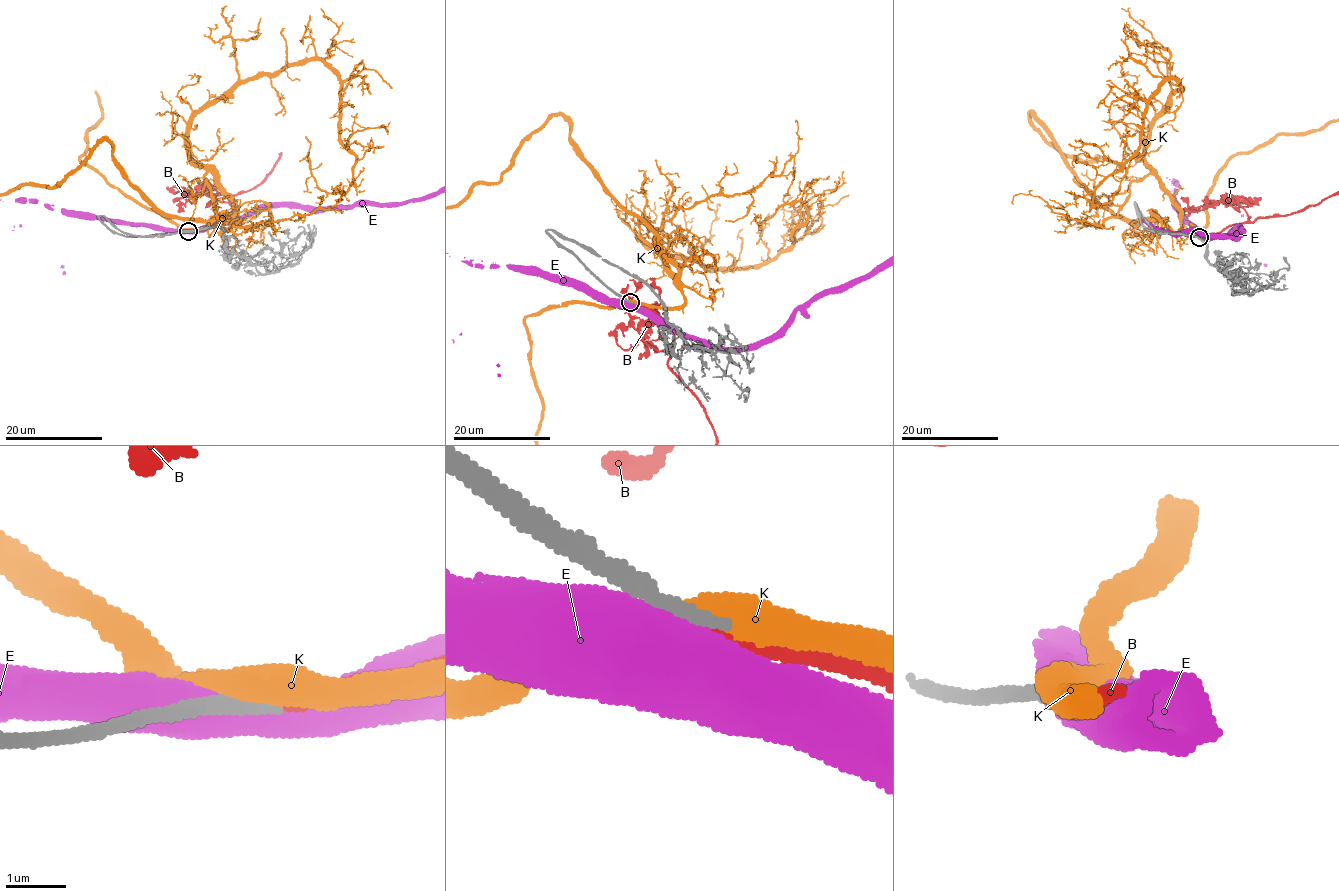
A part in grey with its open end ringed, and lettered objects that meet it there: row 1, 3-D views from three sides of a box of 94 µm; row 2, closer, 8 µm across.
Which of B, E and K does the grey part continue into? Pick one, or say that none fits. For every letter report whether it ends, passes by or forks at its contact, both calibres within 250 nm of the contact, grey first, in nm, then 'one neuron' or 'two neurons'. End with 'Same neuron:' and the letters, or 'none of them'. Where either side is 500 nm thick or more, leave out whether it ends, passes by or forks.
B: it ends | 240/240 nm | one neuron
E: 340/800 nm | two neurons
K: 300/550 nm | two neurons
Same neuron: B

